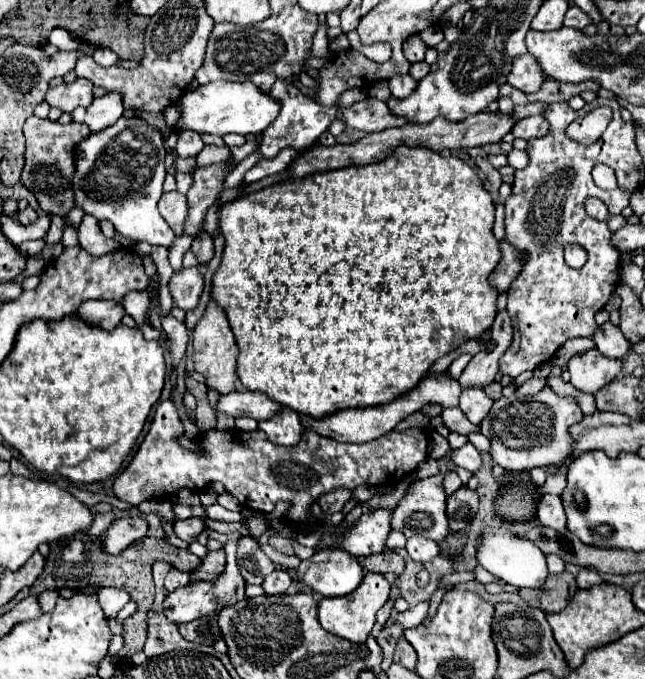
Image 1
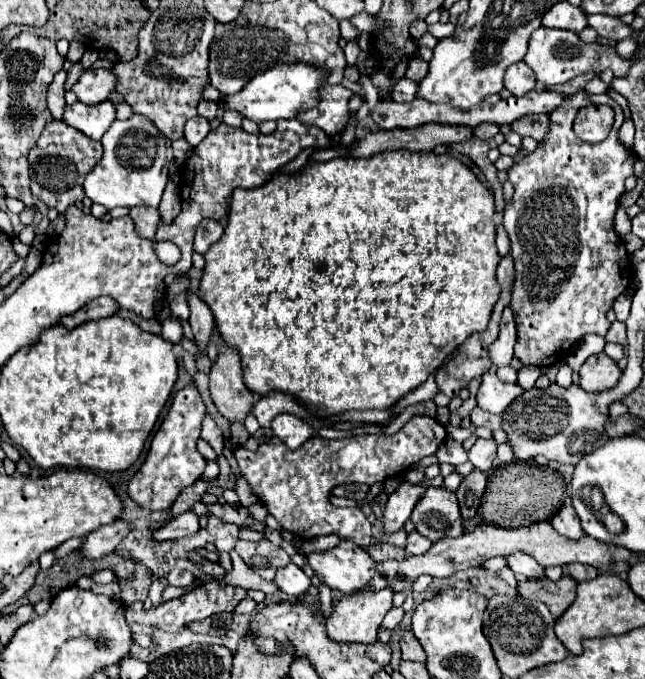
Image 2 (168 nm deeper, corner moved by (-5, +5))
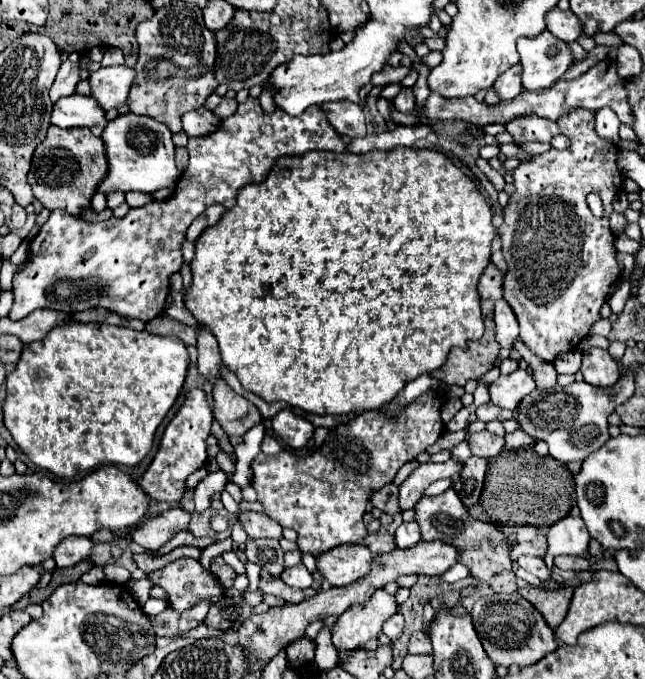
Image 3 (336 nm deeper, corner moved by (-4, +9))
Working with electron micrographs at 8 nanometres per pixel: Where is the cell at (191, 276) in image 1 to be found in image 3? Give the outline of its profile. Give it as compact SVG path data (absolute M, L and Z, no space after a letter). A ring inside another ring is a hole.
M198 327L196 329L196 349L198 349L198 371L202 377L216 381L218 375L218 367L220 367L220 349L218 349L218 341L216 337L206 329L206 327Z

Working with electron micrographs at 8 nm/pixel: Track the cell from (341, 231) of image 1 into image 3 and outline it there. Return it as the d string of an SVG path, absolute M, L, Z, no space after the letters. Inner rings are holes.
M394 147L390 151L370 151L366 155L310 151L302 157L282 157L262 183L244 185L236 195L236 205L222 215L222 221L200 235L196 241L196 257L190 263L192 287L184 295L184 303L198 325L208 327L218 339L224 365L238 375L244 389L260 395L264 401L286 401L316 415L382 409L406 383L444 365L454 345L466 347L468 341L484 335L478 281L490 263L490 243L494 235L492 209L476 183L440 151Z

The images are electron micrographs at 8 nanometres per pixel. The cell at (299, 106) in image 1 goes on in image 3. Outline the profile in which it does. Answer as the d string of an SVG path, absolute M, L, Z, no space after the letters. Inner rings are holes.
M330 101L328 105L322 105L322 111L340 135L350 139L366 135L366 121L360 105L352 101Z

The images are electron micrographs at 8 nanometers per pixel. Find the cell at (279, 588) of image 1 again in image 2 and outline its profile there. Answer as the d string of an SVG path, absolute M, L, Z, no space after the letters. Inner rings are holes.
M289 563L285 567L281 567L277 571L277 577L275 577L275 583L277 587L287 593L289 597L299 597L303 595L309 587L311 587L311 579L303 573L301 567L297 567L295 563Z

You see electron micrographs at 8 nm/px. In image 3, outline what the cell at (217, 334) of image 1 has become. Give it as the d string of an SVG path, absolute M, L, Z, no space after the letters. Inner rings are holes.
M218 379L212 385L212 395L214 395L214 419L222 425L228 437L244 435L252 425L262 421L262 415L256 409L256 405L244 399L242 395L234 393L234 389L224 379Z

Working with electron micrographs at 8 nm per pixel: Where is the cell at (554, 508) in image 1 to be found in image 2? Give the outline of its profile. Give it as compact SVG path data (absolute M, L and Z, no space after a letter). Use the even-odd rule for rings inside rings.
M569 499L555 513L555 517L551 519L551 525L553 525L553 529L557 529L559 535L563 535L567 539L573 539L573 541L577 541L577 539L581 539L585 535L583 529L581 529L579 517L577 517L577 513L575 513L575 509L573 509Z

